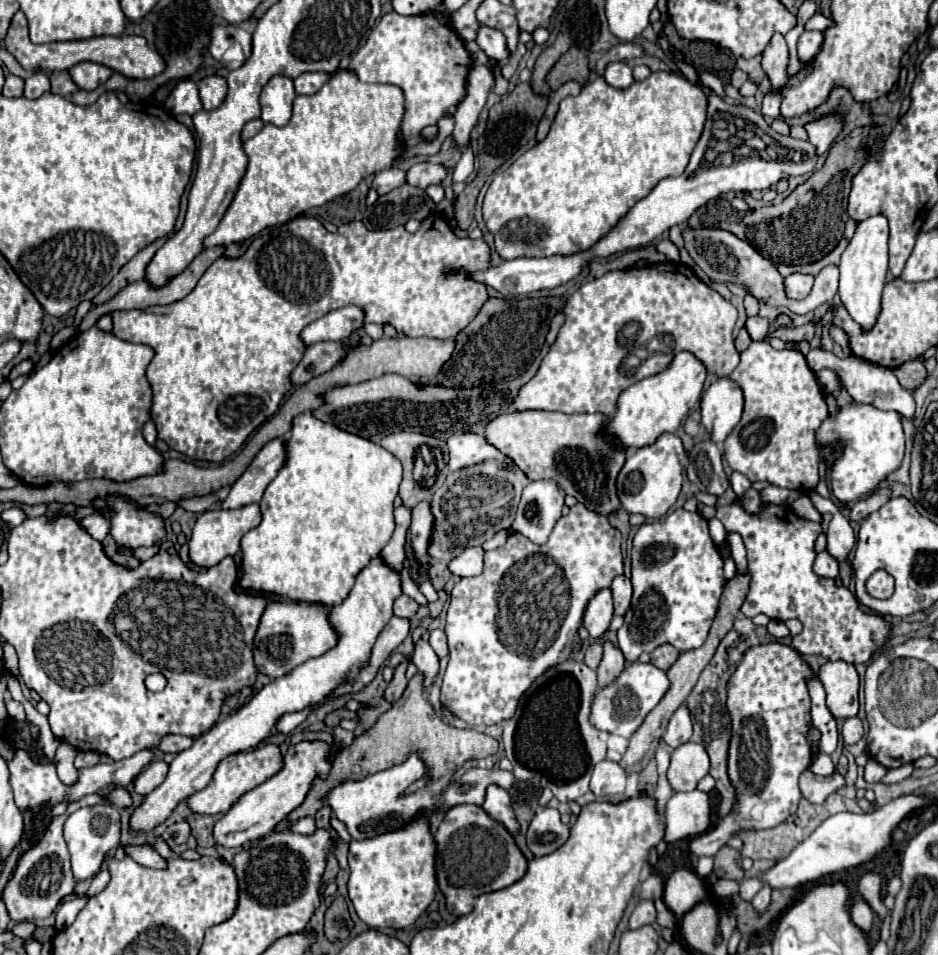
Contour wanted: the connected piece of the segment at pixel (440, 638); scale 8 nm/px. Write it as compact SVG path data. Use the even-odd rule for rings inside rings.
M431 630L429 644L433 646L433 650L437 652L439 658L445 658L445 656L449 654L449 646L447 646L447 634L445 634L445 630Z

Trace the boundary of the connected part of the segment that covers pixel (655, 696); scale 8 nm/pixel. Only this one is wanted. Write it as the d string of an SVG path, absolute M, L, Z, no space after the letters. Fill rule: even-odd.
M633 662L621 672L621 676L611 686L597 690L593 710L591 710L591 722L597 730L605 730L605 732L611 732L611 734L631 738L635 734L635 730L643 724L645 716L665 696L669 686L671 686L671 682L669 682L669 678L663 670L659 670L653 664Z

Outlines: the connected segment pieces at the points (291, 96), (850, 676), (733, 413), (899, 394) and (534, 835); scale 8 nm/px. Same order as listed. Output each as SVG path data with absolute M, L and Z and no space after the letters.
M273 76L261 96L261 120L267 124L275 124L275 126L285 126L291 118L291 104L295 100L295 88L293 88L293 80L285 78L285 76Z
M827 662L819 668L819 680L827 692L827 708L839 720L857 716L859 674L849 662Z
M719 378L701 398L701 426L711 442L723 444L739 424L743 412L743 390L729 378Z
M817 348L817 350L811 350L807 354L807 364L811 370L819 372L823 368L831 368L839 374L841 382L845 384L847 392L851 394L851 398L855 402L861 402L861 404L869 404L869 406L877 406L879 410L893 410L897 414L901 414L903 418L907 420L913 420L915 418L915 400L913 400L913 394L907 392L905 388L901 388L901 384L897 382L895 374L891 368L885 368L885 366L879 366L879 364L873 364L873 362L867 362L863 358L857 358L857 356L847 356L847 358L837 358L833 352L825 352L823 348Z
M543 808L527 830L527 846L533 856L545 856L555 852L569 838L569 826L561 824L555 808Z

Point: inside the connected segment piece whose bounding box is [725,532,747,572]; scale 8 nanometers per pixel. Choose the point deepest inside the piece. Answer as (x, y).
(734, 541)

